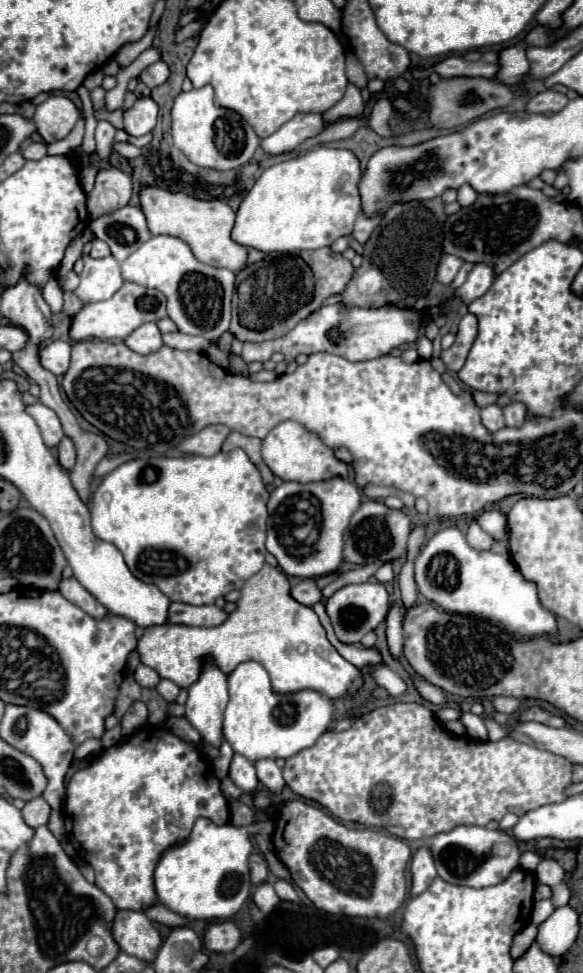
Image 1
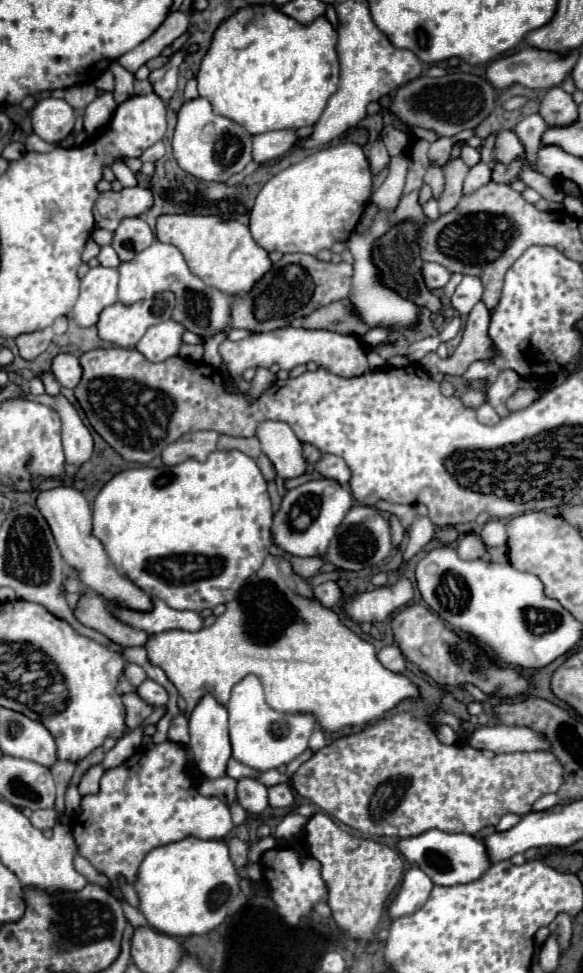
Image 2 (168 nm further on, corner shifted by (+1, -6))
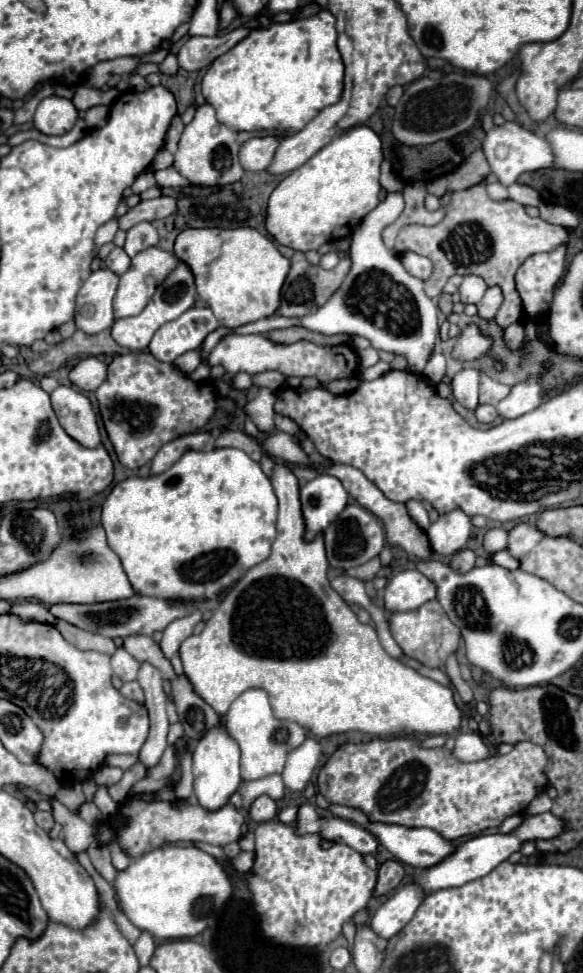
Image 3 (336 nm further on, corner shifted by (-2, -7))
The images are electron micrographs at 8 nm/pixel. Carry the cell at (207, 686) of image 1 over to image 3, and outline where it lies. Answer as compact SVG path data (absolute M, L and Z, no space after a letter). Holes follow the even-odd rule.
M214 727L194 747L194 795L202 809L218 811L228 805L230 797L238 791L240 777L240 747L226 733L224 727Z

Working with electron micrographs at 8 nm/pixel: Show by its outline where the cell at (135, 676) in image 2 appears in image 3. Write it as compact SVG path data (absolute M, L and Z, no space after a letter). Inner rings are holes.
M118 649L112 657L110 657L110 665L112 665L112 673L116 677L120 677L122 681L134 681L140 669L140 661L136 661L126 649Z

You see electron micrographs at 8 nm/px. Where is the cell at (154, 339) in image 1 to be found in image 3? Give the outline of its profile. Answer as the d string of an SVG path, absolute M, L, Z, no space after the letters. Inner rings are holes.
M196 305L182 313L178 319L164 323L150 343L150 353L164 361L174 363L186 351L200 349L208 333L220 327L220 321L212 315L210 307Z

